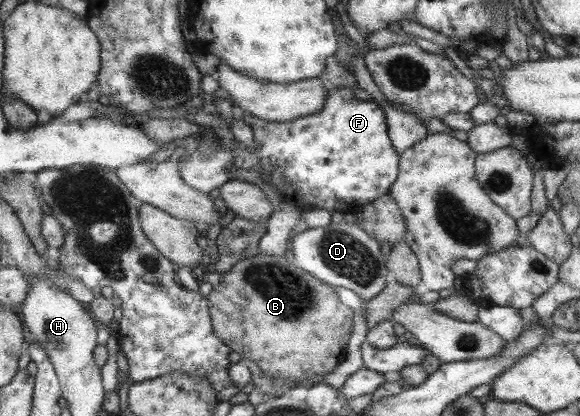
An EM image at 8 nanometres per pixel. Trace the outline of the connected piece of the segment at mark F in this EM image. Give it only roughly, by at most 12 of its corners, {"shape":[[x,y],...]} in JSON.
{"shape":[[327,87],[291,122],[245,114],[235,140],[183,152],[205,194],[254,170],[284,202],[343,213],[388,194],[399,154],[382,107]]}

